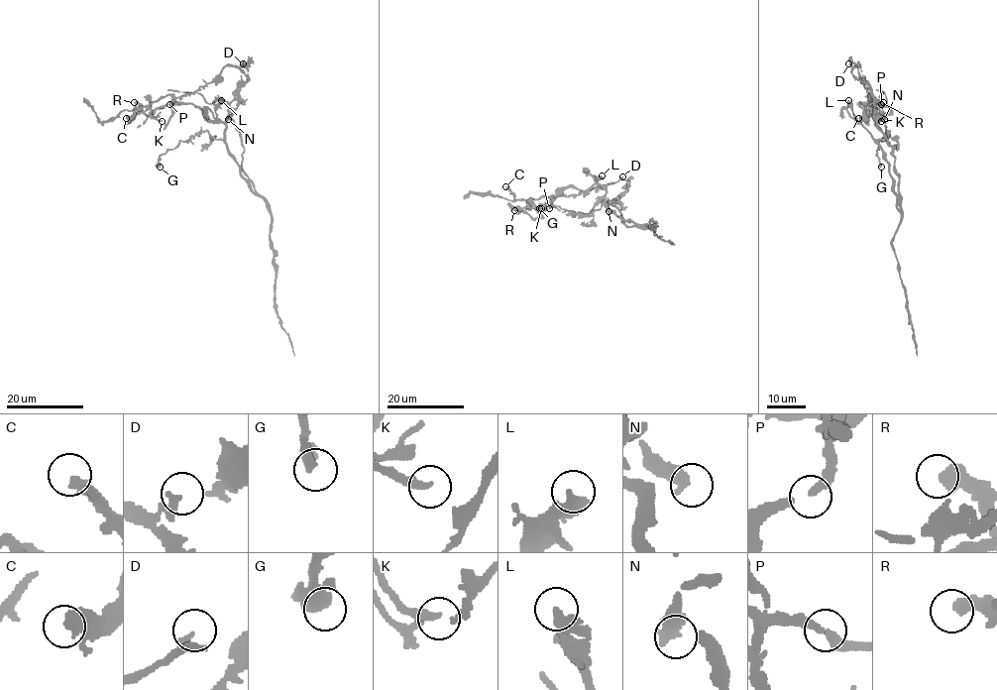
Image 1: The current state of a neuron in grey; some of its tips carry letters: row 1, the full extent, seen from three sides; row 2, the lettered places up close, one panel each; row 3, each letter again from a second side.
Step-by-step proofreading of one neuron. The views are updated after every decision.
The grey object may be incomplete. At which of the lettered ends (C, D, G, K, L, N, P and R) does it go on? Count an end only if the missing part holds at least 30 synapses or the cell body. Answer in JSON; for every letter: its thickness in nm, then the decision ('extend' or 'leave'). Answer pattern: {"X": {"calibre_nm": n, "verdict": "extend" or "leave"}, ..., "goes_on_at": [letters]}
{"C": {"calibre_nm": 440, "verdict": "leave"}, "D": {"calibre_nm": 120, "verdict": "leave"}, "G": {"calibre_nm": 360, "verdict": "leave"}, "K": {"calibre_nm": 280, "verdict": "leave"}, "L": {"calibre_nm": 460, "verdict": "leave"}, "N": {"calibre_nm": 460, "verdict": "leave"}, "P": {"calibre_nm": 240, "verdict": "leave"}, "R": {"calibre_nm": 460, "verdict": "leave"}, "goes_on_at": []}

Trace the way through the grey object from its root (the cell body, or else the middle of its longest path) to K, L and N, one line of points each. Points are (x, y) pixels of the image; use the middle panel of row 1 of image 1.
K: (614, 212), (598, 184), (586, 190), (564, 187), (554, 198), (529, 199), (541, 208)
L: (614, 212), (608, 207), (606, 189), (596, 180), (602, 175)
N: (614, 212), (635, 225), (623, 224), (620, 211), (610, 201), (609, 211)

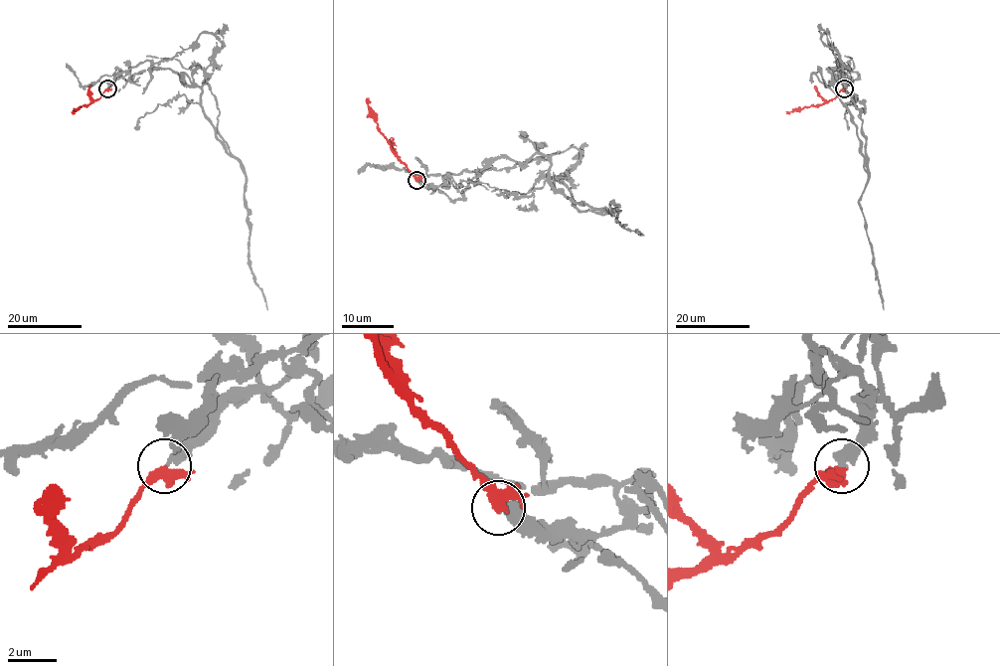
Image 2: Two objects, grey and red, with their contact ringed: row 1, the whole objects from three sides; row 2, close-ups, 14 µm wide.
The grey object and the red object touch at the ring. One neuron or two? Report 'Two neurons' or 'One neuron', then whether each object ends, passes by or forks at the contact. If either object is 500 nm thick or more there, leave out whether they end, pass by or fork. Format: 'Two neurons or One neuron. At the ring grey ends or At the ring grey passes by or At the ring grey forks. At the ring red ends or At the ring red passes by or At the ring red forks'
One neuron. At the ring grey ends. At the ring red passes by

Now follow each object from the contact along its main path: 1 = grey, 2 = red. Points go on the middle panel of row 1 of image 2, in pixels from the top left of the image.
1: (416, 181), (441, 185), (496, 158), (542, 154), (567, 198), (610, 213), (611, 201), (617, 222), (644, 235)
2: (416, 180), (380, 130), (377, 114), (368, 104), (369, 97)

